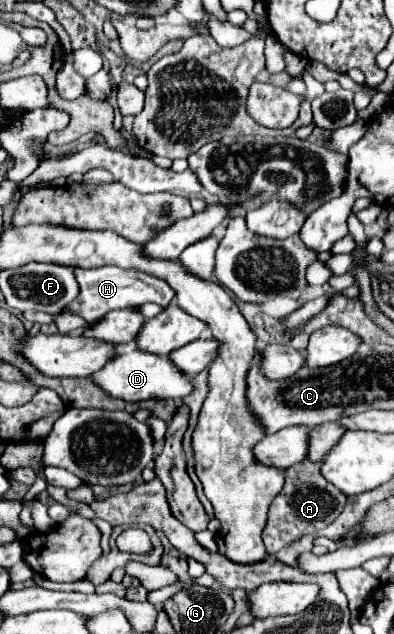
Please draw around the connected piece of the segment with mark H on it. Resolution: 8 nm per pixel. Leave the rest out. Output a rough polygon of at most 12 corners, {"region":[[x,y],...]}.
{"region":[[75,268],[81,290],[67,312],[89,326],[107,312],[175,296],[165,280],[123,270]]}

